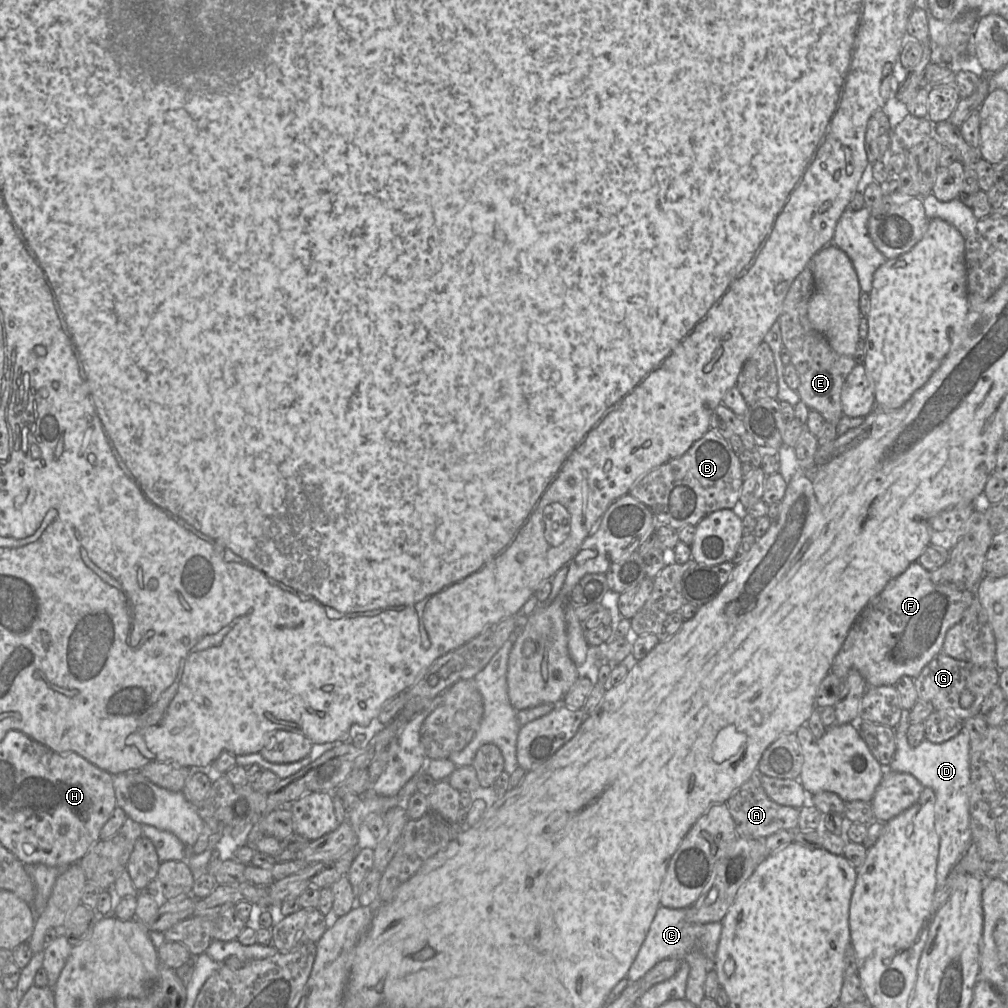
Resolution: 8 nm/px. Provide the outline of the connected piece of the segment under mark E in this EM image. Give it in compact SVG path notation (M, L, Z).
M809 263L795 277L784 299L779 315L782 341L790 352L791 364L796 368L800 378L800 385L796 390L800 401L810 410L818 411L827 422L838 423L843 416L842 388L856 362L853 357L834 351L828 340L810 323L807 311L813 293L814 276Z

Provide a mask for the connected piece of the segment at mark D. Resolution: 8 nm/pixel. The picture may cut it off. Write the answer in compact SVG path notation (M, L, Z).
M903 709L899 723L894 727L896 751L889 767L885 768L890 768L894 772L909 773L935 793L935 828L940 838L936 869L936 890L938 890L943 888L947 876L972 842L969 812L970 736L963 726L963 729L948 741L935 744L924 738L917 747L911 747L907 740L907 731L911 724L908 712Z

